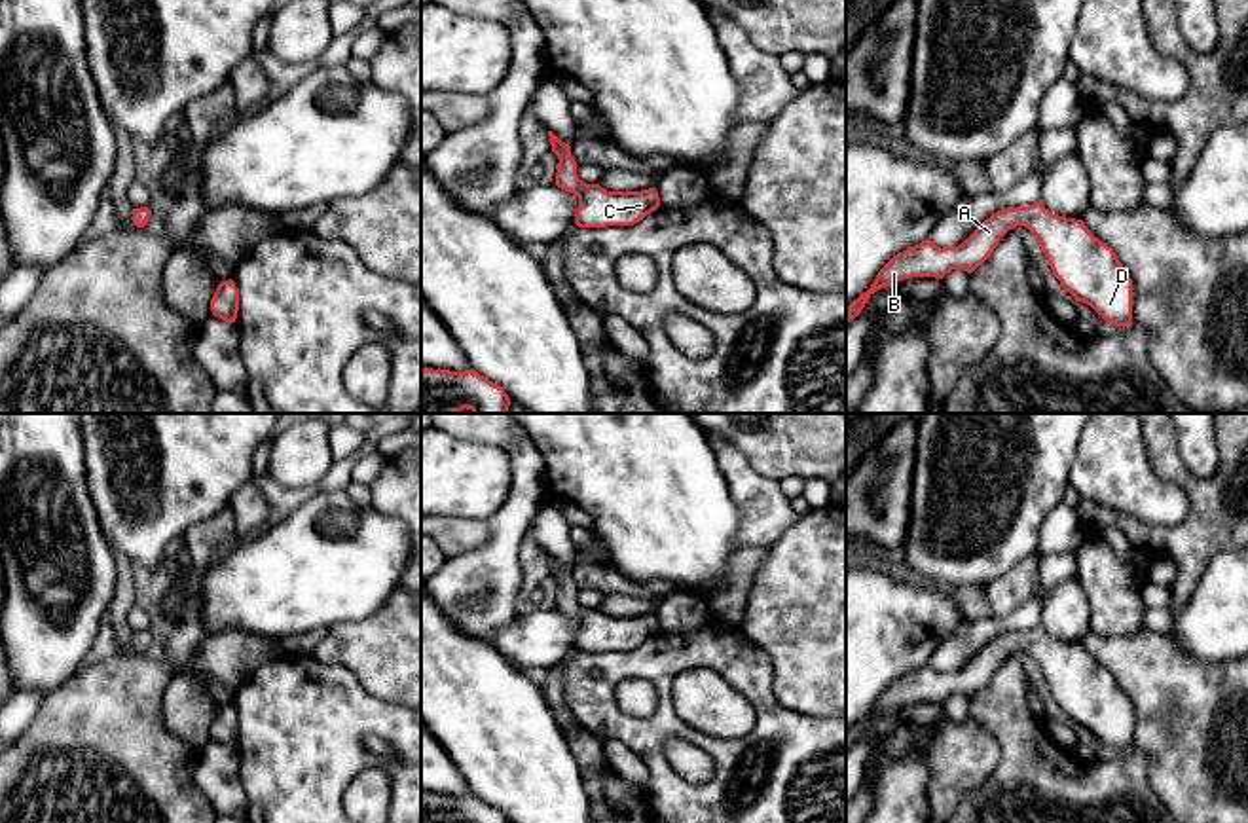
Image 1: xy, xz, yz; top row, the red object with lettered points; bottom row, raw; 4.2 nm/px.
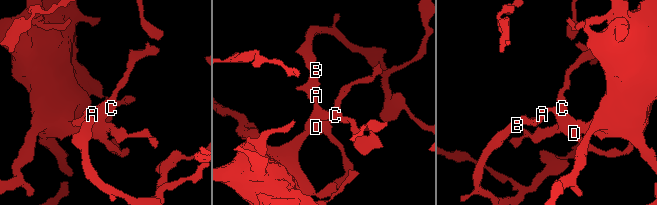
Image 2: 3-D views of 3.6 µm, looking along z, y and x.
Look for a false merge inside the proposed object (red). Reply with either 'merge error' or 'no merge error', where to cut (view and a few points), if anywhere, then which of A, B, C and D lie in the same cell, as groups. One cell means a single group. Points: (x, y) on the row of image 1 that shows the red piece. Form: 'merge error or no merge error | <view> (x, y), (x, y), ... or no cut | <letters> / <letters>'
no merge error | no cut | A B C D

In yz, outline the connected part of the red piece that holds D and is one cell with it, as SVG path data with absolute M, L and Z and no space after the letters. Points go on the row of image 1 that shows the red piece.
M1043 203L1007 207L986 218L962 245L937 247L929 239L893 256L871 288L846 307L846 324L880 288L912 277L943 279L952 269L973 273L1013 228L1028 228L1060 284L1091 305L1104 320L1132 324L1132 281L1111 247L1094 237L1083 220L1053 214Z

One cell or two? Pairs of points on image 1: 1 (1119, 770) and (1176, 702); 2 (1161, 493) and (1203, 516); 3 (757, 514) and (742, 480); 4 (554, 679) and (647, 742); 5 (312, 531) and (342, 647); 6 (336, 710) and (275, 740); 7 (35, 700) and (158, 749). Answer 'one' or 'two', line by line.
1: two
2: two
3: one
4: two
5: two
6: one
7: two

